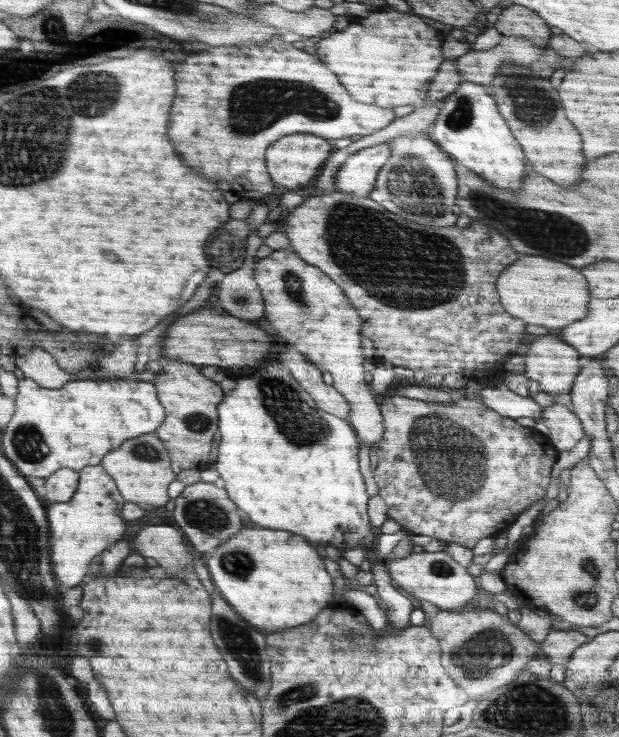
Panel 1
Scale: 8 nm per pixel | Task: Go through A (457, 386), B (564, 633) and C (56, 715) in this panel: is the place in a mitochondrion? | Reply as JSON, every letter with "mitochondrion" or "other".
{"A":"other","B":"other","C":"mitochondrion"}

